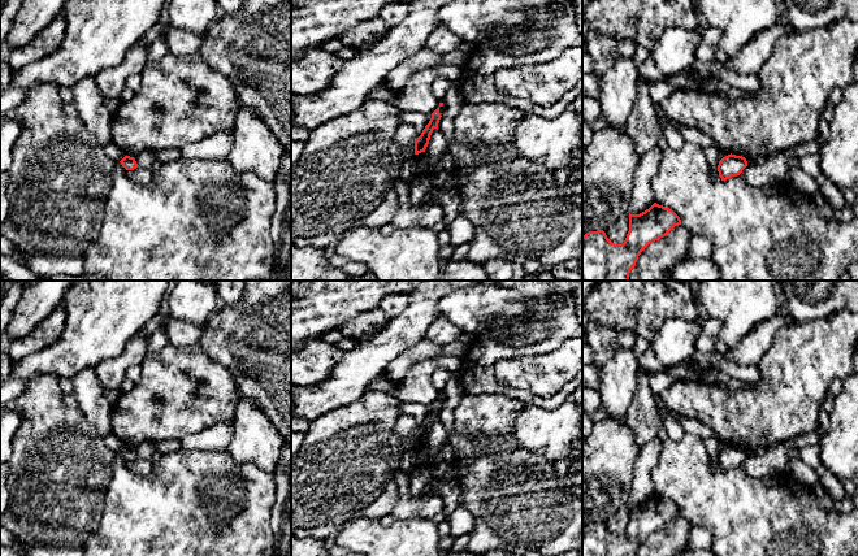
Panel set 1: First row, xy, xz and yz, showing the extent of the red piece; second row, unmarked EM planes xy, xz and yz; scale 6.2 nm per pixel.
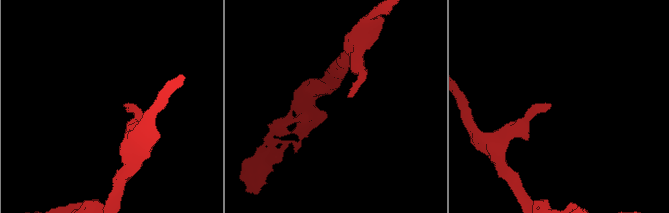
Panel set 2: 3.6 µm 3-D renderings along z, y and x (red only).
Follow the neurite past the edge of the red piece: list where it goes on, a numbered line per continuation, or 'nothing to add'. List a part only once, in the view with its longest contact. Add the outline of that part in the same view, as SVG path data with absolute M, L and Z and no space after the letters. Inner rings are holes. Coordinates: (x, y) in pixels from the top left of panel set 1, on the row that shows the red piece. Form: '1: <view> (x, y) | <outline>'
nothing to add

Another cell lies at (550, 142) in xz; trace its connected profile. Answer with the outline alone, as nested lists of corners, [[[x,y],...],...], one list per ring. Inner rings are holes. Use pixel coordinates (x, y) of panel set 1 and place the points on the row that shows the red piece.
[[[573,104],[554,120],[543,120],[536,114],[525,114],[517,125],[515,145],[520,155],[542,162],[549,170],[556,171],[572,158],[572,151],[580,143],[582,117],[575,112]]]

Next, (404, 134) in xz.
[[[400,125],[395,131],[395,139],[403,145],[416,140],[416,131],[410,125]]]

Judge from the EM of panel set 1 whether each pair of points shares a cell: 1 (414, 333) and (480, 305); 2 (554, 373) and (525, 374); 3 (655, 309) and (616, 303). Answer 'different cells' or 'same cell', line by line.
1: different cells
2: same cell
3: same cell

